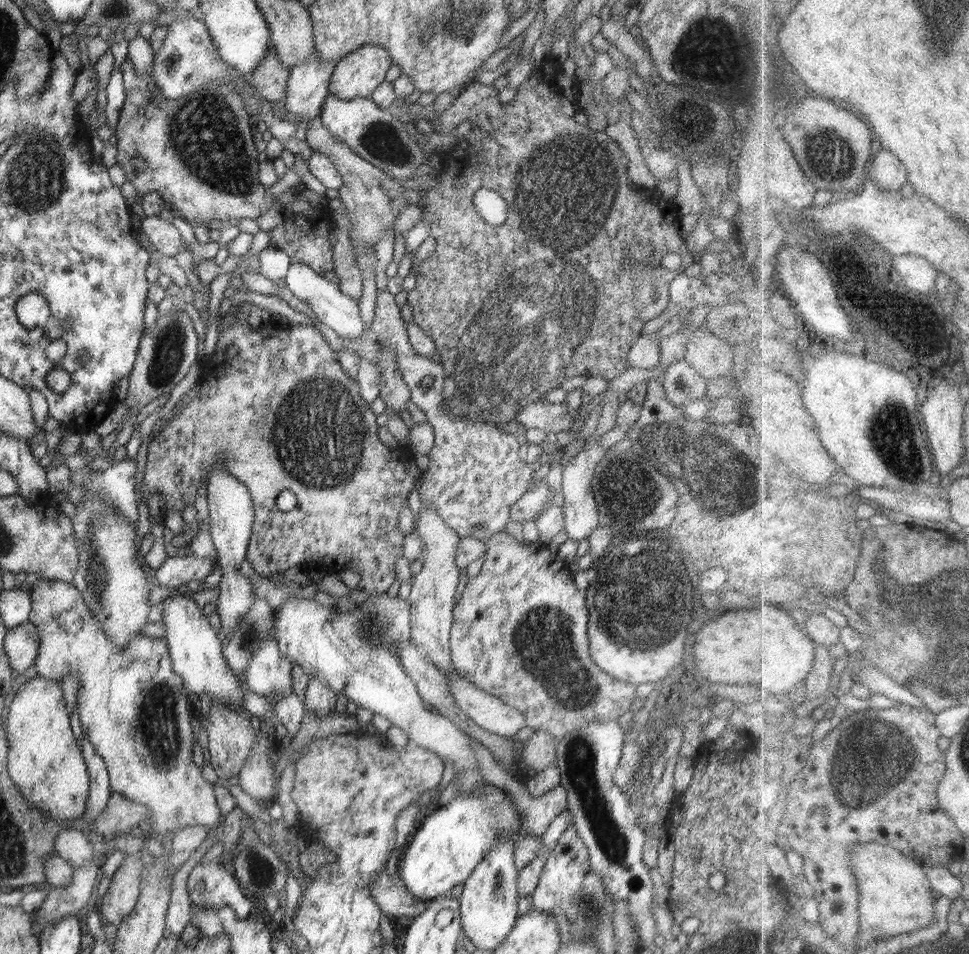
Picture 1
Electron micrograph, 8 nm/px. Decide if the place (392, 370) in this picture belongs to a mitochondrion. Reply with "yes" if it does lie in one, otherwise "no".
no

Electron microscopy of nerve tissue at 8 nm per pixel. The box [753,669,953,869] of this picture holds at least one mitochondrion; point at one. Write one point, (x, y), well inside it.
(875, 764)

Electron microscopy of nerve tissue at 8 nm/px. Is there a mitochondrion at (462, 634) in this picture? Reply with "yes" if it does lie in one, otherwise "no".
no

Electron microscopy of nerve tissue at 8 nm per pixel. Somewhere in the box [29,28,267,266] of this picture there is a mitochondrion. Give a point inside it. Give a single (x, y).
(205, 133)

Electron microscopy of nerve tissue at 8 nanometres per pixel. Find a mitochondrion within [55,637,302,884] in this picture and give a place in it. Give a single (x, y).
(157, 726)

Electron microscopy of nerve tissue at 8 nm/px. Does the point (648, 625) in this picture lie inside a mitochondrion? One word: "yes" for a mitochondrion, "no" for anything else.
yes

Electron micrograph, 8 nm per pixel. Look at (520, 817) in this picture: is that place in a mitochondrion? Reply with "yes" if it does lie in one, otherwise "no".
no

